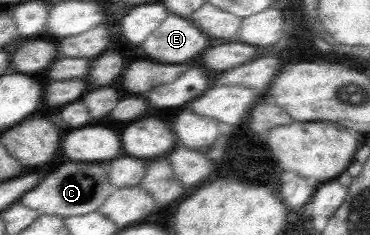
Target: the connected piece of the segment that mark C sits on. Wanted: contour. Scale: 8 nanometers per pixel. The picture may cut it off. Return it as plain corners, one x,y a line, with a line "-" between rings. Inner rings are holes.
65,162
57,166
51,174
47,174
45,180
39,180
30,191
21,196
19,202
40,215
67,218
84,215
99,208
112,189
111,183
107,181
107,171
99,164

